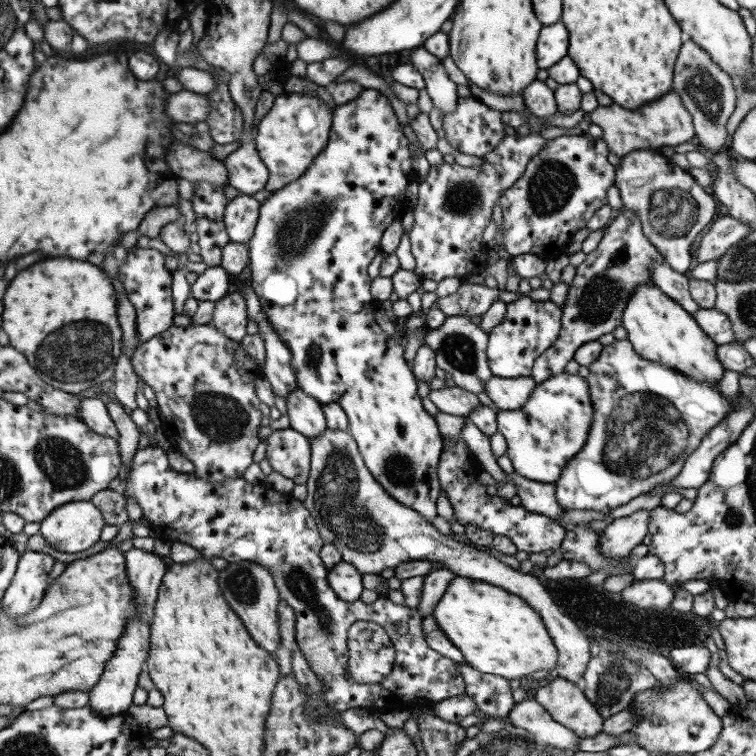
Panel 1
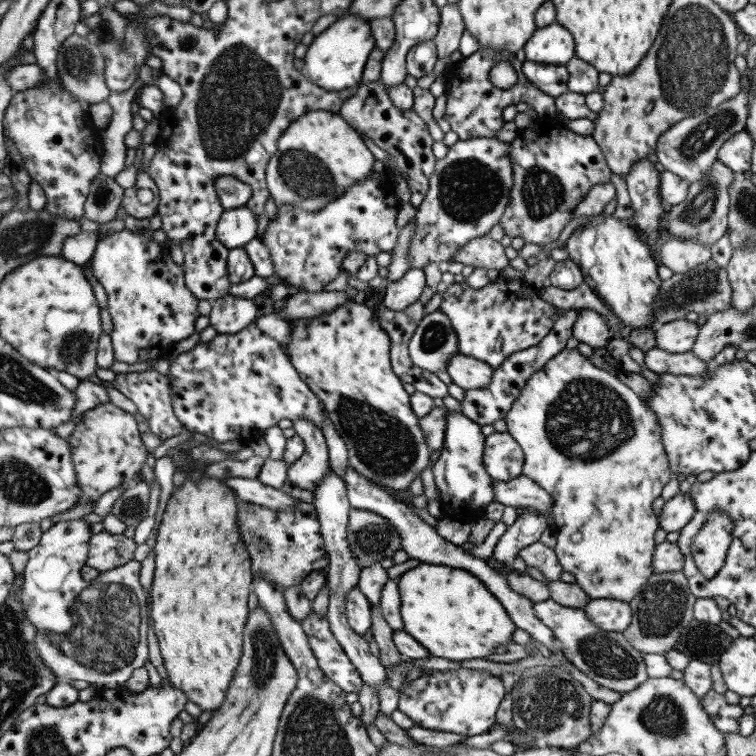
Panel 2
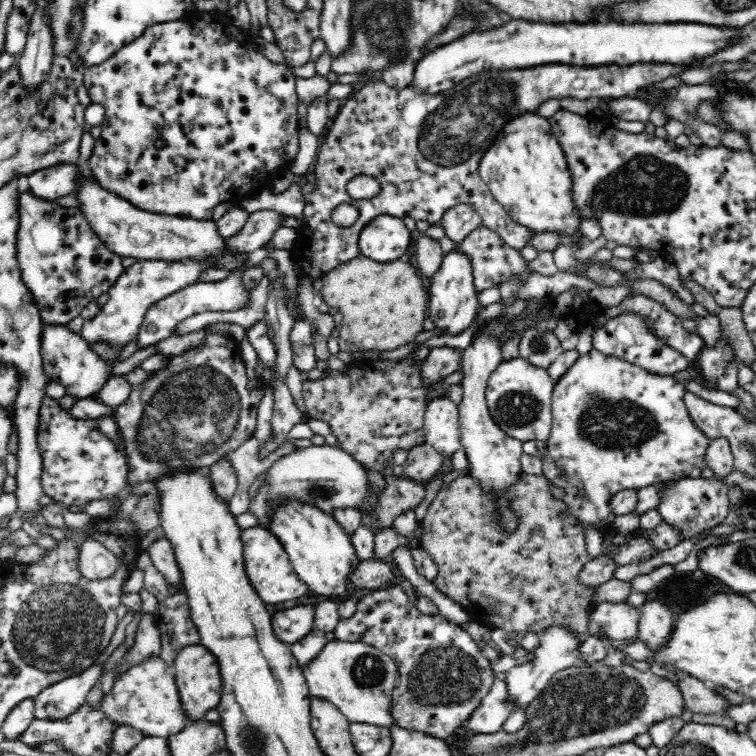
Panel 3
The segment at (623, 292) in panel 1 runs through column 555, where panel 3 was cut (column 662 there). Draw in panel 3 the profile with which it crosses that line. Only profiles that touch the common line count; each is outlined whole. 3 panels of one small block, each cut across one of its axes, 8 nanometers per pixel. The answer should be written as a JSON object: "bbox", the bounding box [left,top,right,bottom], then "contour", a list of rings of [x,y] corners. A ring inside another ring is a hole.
{"bbox":[592,314,689,376],"contour":[[[620,314],[618,318],[608,320],[604,326],[592,333],[593,349],[605,354],[615,356],[651,372],[652,374],[673,376],[676,372],[689,368],[687,360],[677,350],[660,340],[647,327],[647,320],[637,314]]]}

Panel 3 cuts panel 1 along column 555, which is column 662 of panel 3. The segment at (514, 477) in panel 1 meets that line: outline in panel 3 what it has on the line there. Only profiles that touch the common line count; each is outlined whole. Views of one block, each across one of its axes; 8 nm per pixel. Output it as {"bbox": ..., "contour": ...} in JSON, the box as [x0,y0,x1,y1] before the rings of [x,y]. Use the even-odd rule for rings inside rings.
{"bbox":[657,475,733,540],"contour":[[[695,475],[683,478],[661,488],[662,500],[660,500],[657,510],[664,522],[670,523],[671,526],[683,532],[683,540],[690,539],[705,530],[718,526],[733,516],[728,491],[729,486],[716,476],[703,478]]]}

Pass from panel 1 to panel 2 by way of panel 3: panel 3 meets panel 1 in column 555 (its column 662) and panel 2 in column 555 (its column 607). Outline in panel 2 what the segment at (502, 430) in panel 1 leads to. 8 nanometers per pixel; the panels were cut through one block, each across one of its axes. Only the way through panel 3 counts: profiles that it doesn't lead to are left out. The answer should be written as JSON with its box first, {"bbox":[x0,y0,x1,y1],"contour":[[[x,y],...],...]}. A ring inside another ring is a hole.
{"bbox":[504,347,673,603],"contour":[[[564,347],[556,356],[547,360],[544,368],[541,368],[538,372],[533,372],[533,375],[527,380],[526,386],[522,388],[520,396],[512,404],[512,408],[508,410],[504,420],[508,427],[508,433],[522,447],[524,455],[522,474],[534,480],[546,492],[552,494],[553,506],[550,514],[555,520],[553,529],[558,541],[553,550],[563,570],[575,575],[576,583],[592,599],[614,598],[629,603],[654,574],[652,556],[656,546],[655,535],[659,530],[660,522],[654,514],[654,510],[652,510],[652,504],[673,476],[673,472],[670,470],[670,461],[668,461],[668,455],[666,455],[666,449],[664,449],[664,443],[662,443],[662,425],[660,425],[656,413],[650,409],[650,405],[644,403],[642,397],[636,395],[632,389],[622,383],[617,375],[606,372],[604,369],[592,364],[592,361],[582,355],[577,348],[568,349]]]}

